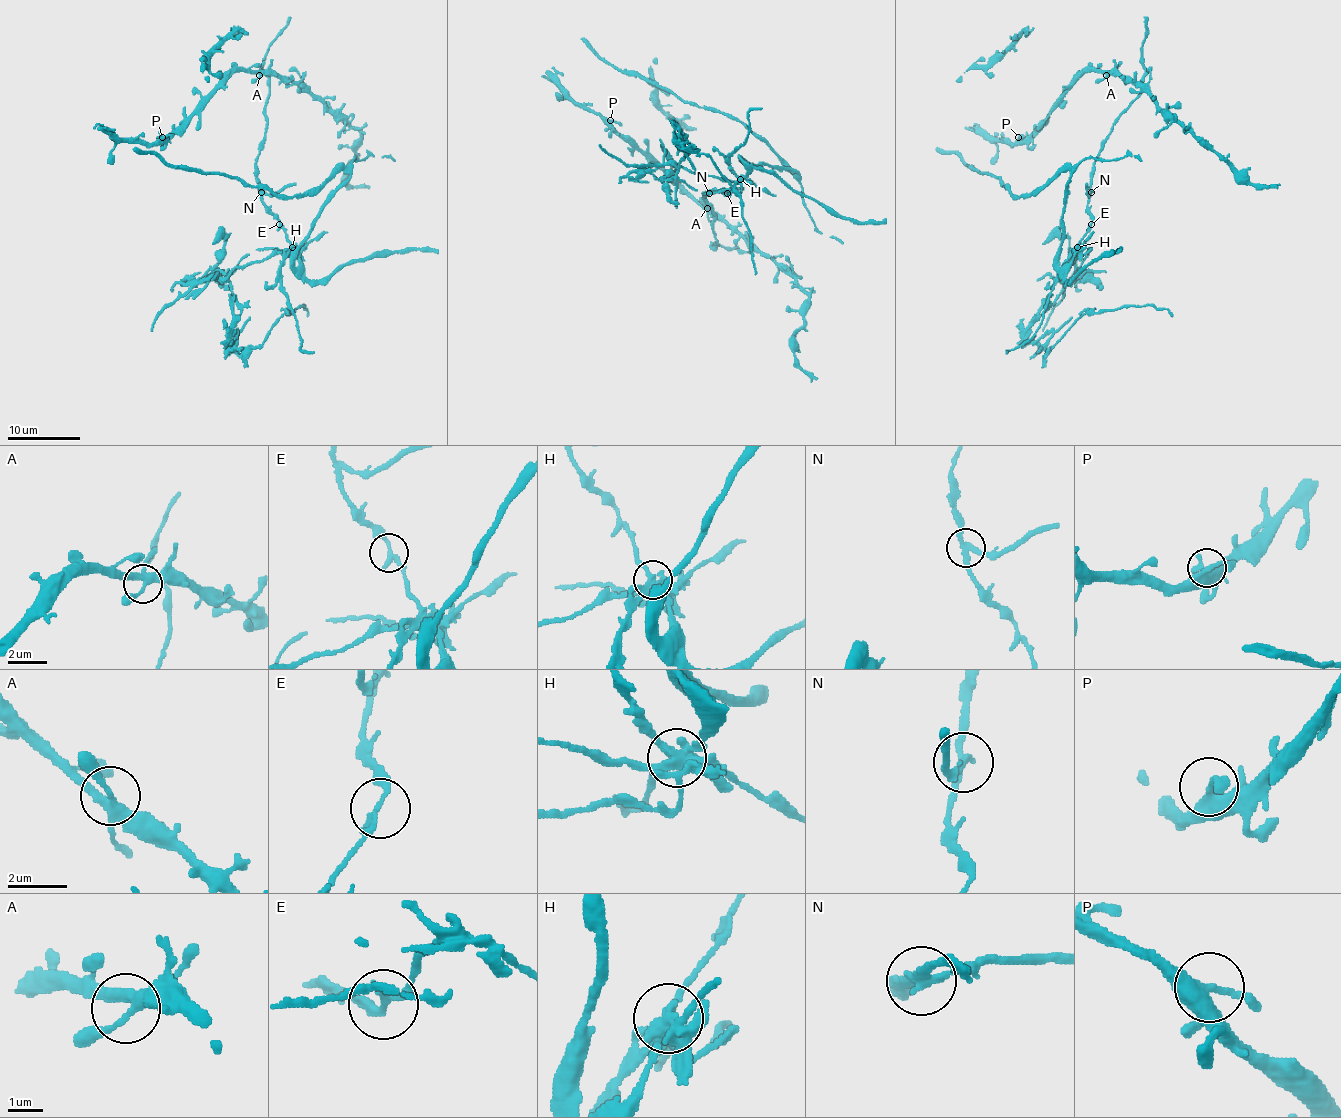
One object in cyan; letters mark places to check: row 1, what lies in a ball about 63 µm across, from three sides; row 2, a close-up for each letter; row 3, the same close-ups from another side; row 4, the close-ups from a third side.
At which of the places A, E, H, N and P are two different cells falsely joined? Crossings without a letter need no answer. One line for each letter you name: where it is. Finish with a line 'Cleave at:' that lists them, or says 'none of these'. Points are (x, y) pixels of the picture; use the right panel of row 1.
H: (1077, 247)
N: (1091, 192)
Cleave at: H, N

